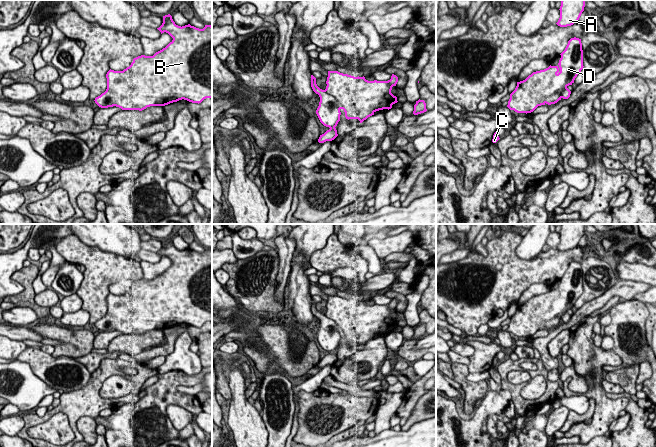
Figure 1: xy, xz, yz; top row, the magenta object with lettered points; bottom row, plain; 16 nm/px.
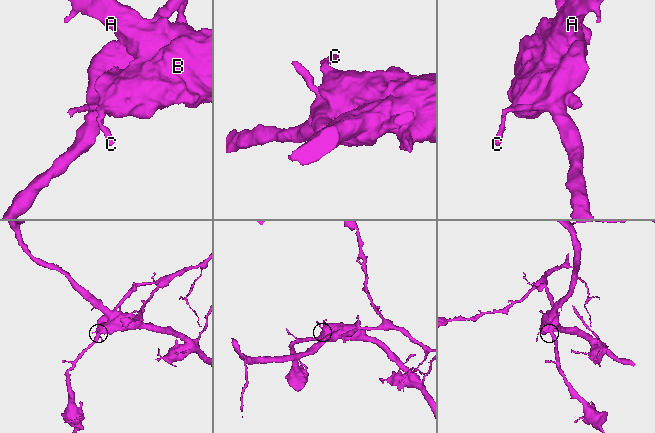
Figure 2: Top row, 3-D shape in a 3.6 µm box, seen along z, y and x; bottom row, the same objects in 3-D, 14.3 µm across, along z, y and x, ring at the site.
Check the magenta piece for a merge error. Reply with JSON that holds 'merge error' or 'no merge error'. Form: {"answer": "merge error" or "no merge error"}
{"answer": "merge error"}

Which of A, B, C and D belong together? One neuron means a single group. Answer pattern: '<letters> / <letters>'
A B C / D

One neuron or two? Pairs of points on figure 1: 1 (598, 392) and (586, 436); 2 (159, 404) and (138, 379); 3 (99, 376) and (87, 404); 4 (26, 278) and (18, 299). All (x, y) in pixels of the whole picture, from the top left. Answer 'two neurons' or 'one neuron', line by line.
1: one neuron
2: two neurons
3: one neuron
4: one neuron

